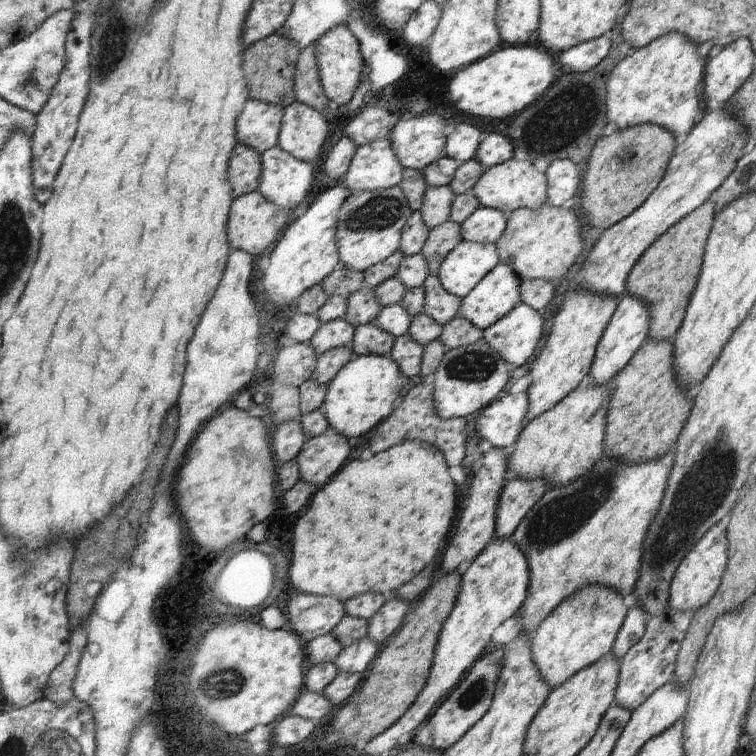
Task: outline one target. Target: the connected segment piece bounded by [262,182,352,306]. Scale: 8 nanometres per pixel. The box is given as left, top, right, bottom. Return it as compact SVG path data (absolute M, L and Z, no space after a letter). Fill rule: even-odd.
M339 182L335 187L318 194L316 202L308 207L306 213L299 218L291 218L281 235L273 244L269 261L265 268L262 286L266 290L268 300L274 304L291 304L309 288L321 283L341 261L336 246L337 214L342 203L352 193Z

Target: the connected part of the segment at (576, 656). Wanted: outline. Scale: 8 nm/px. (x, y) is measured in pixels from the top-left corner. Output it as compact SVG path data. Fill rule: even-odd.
M601 584L586 585L570 597L566 597L566 600L563 600L542 621L542 624L539 624L535 634L530 638L531 657L540 676L546 681L546 684L550 685L552 690L611 652L618 631L629 610L622 600L623 596L613 589L603 587Z

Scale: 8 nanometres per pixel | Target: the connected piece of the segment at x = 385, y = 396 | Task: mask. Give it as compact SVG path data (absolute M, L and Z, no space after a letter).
M389 355L356 356L330 381L322 403L322 414L337 433L350 438L360 438L372 431L378 423L392 414L394 405L400 400L402 387L409 381Z

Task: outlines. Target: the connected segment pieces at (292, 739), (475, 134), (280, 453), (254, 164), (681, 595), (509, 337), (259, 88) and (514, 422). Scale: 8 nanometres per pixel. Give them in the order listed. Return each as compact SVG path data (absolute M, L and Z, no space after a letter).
M284 714L277 720L273 730L272 742L282 746L300 744L302 740L305 740L314 731L315 726L316 722L311 720Z
M458 124L451 128L446 136L444 145L445 156L460 161L468 162L475 158L477 148L484 138L484 132L472 124Z
M300 416L276 427L276 433L271 440L271 449L278 464L296 460L303 450L306 438L299 424L299 418Z
M236 144L228 160L228 178L234 199L246 193L253 193L259 183L262 168L258 151L246 145Z
M726 515L721 521L712 526L678 565L669 586L668 605L674 610L683 613L686 611L696 612L699 608L706 606L714 596L727 564L728 539L726 532L730 519L730 515Z
M520 302L498 322L483 330L483 338L507 363L515 367L528 362L542 338L544 319Z
M274 33L246 48L244 52L244 76L248 84L248 98L256 99L266 104L286 105L297 100L293 74L301 50L293 41L280 33Z
M525 392L509 394L502 399L496 399L485 406L476 419L475 429L481 436L481 440L488 440L493 447L498 449L513 448L517 438L526 425L526 412L528 412L528 399Z

